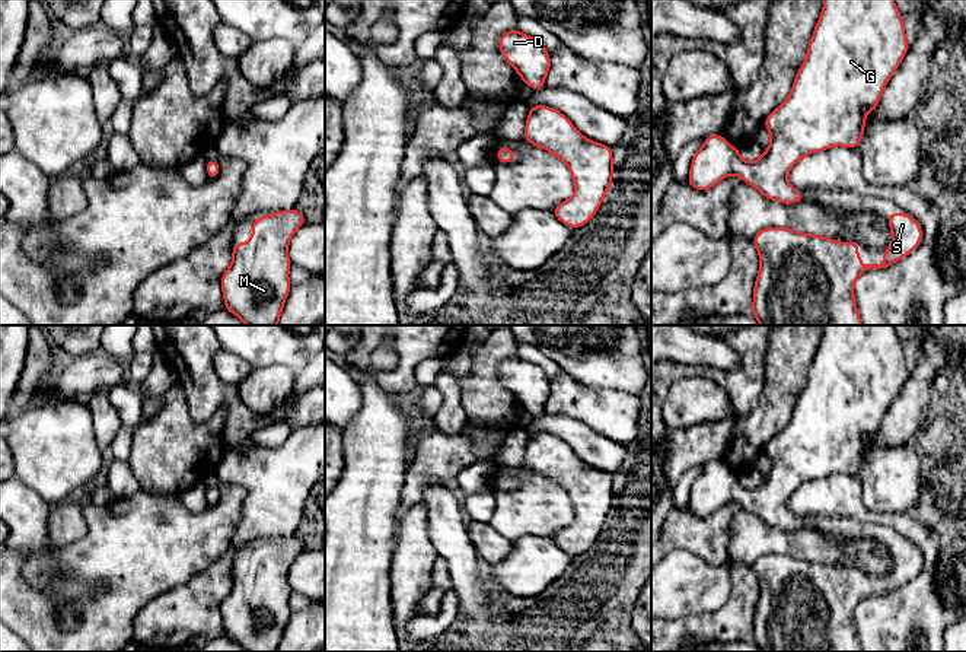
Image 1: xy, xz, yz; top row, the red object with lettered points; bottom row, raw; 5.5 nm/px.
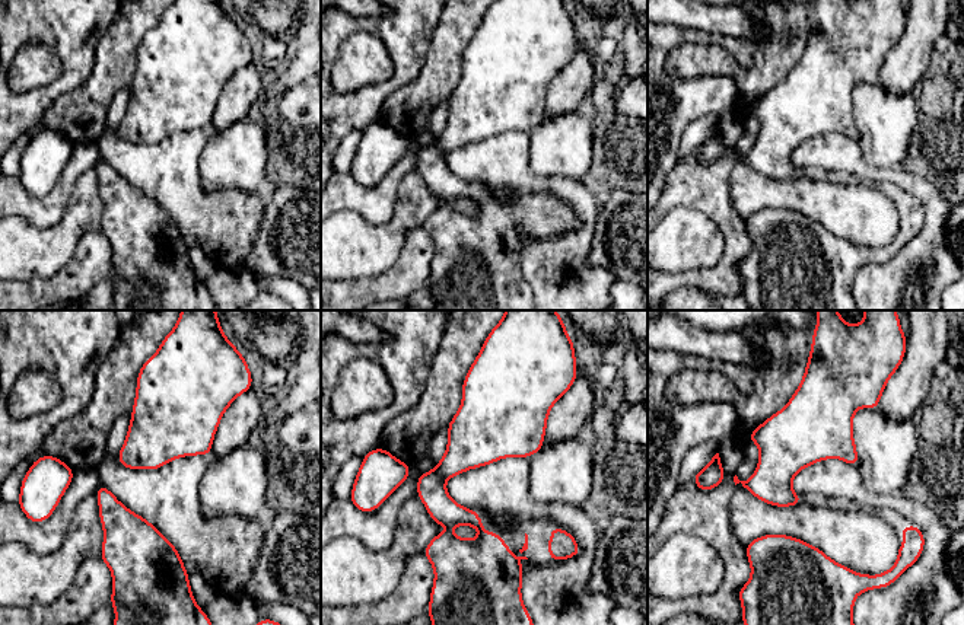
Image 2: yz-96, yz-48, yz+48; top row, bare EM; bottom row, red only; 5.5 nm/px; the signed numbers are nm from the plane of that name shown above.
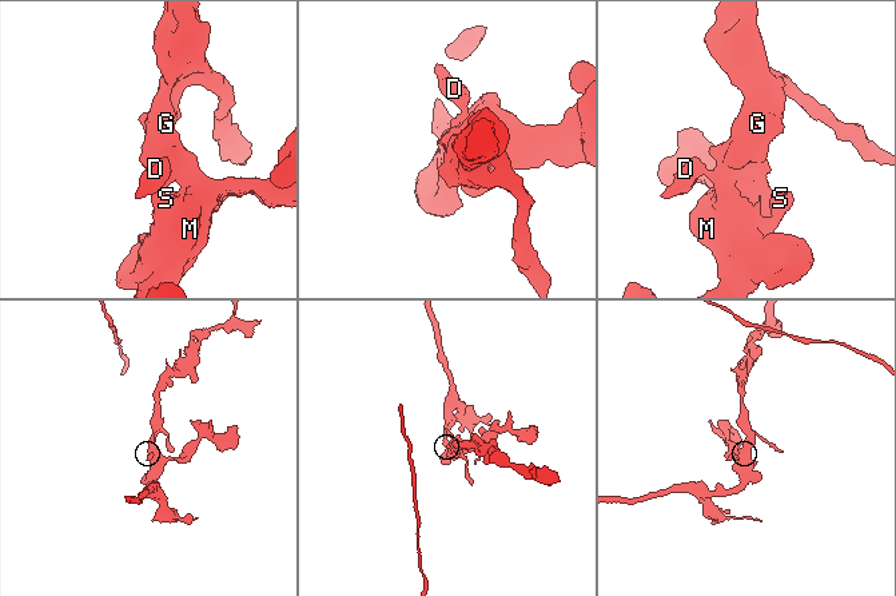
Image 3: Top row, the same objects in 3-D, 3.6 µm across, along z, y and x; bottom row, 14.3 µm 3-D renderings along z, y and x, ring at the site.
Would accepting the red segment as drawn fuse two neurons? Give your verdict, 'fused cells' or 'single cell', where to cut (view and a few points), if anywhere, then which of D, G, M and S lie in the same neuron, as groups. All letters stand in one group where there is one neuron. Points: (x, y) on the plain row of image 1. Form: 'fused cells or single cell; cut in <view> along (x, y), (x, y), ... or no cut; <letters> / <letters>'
single cell; no cut; D G M S

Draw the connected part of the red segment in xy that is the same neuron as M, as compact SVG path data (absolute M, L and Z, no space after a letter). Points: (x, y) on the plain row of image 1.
M296 534L255 543L252 564L232 570L233 586L220 605L224 637L246 652L278 652L291 611L287 575L307 546Z

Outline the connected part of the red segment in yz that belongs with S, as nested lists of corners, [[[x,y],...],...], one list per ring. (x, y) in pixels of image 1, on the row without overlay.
[[[908,540],[886,541],[892,559],[892,570],[883,578],[883,591],[861,591],[860,570],[857,567],[839,567],[823,562],[810,562],[790,554],[763,554],[753,564],[758,575],[761,594],[753,613],[753,630],[750,640],[761,652],[861,652],[861,642],[855,633],[854,610],[870,595],[883,595],[914,579],[922,567],[921,550]]]

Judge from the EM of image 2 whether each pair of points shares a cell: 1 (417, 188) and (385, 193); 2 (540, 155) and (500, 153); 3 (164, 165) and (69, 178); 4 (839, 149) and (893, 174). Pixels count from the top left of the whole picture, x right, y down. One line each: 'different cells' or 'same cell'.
1: different cells
2: different cells
3: different cells
4: same cell

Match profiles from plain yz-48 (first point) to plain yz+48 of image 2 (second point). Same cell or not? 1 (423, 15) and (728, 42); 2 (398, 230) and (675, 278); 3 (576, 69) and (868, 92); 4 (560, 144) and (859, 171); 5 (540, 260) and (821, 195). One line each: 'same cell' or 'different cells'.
1: same cell
2: different cells
3: different cells
4: different cells
5: different cells

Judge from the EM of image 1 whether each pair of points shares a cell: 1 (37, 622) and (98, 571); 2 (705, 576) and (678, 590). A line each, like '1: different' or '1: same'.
1: same
2: same

